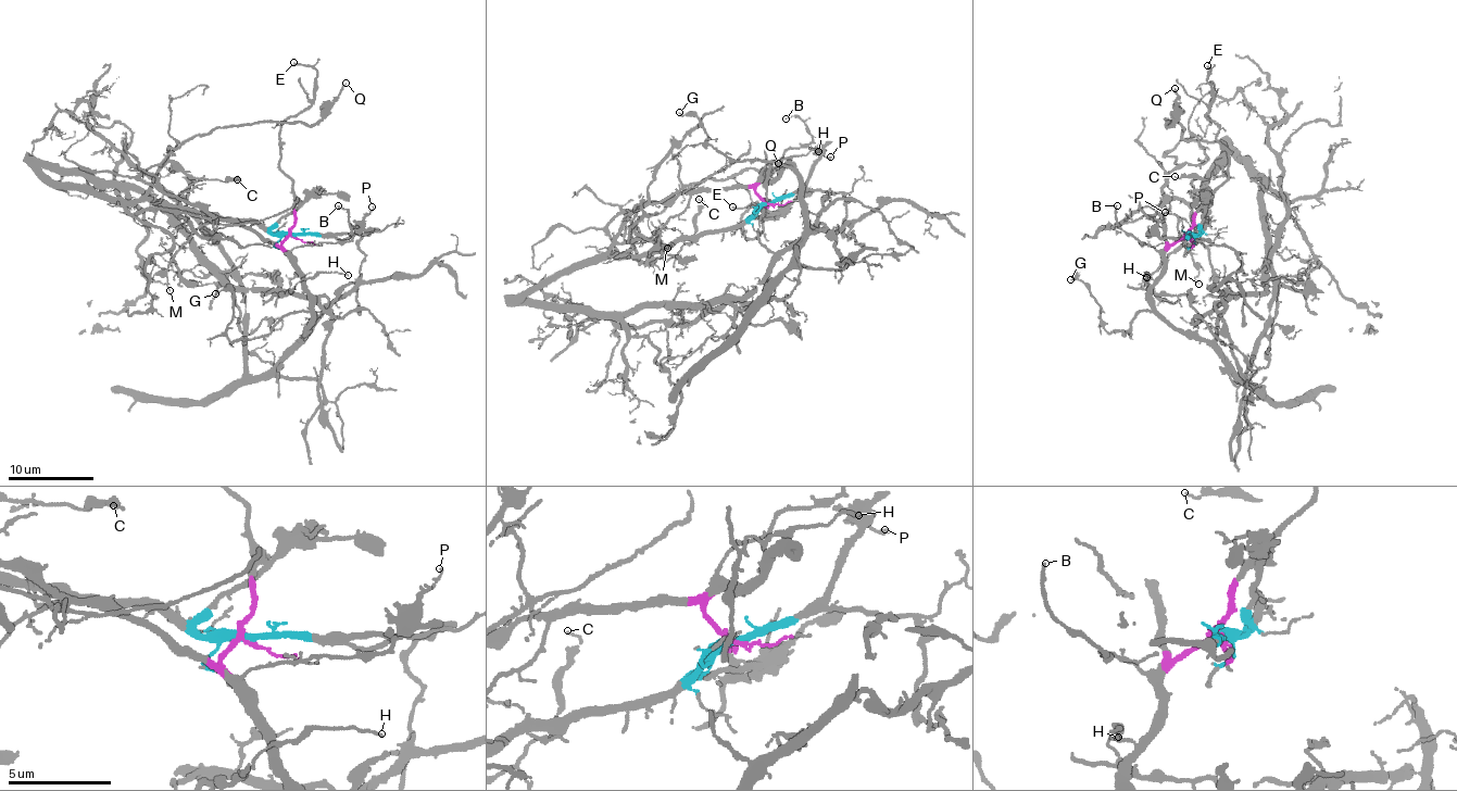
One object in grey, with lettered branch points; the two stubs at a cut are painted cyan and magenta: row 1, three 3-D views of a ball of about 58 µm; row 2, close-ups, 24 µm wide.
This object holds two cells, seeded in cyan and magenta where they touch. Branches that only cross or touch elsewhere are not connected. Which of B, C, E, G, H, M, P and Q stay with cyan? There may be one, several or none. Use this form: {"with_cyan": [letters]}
{"with_cyan": ["C", "P", "Q"]}

